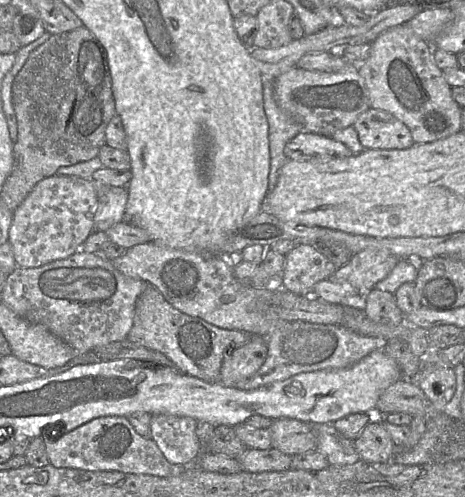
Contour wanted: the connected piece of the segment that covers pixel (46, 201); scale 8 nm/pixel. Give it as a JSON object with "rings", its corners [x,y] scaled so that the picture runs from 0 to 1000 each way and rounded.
{"rings":[[[114,352],[84,364],[28,427],[17,487],[37,537],[80,539],[161,511],[200,467],[209,390],[191,360]]]}

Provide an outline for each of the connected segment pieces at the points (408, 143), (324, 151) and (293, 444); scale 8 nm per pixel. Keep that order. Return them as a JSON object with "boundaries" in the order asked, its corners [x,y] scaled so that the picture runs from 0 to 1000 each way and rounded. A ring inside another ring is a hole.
{"boundaries":[[[[794,217],[768,235],[759,254],[785,300],[875,300],[892,290],[882,260],[824,221]]],[[[641,268],[611,298],[615,320],[697,326],[761,312],[738,288],[680,268]]],[[[619,841],[589,845],[576,859],[585,901],[622,918],[680,905],[682,883],[669,853]]]]}

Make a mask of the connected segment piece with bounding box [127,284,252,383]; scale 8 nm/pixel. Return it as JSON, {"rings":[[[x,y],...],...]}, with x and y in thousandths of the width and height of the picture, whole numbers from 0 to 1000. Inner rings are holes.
{"rings":[[[316,571],[295,604],[286,654],[273,682],[353,712],[387,748],[458,771],[469,769],[486,714],[527,694],[540,676],[527,666],[477,662],[430,640],[400,634],[366,614],[333,575]]]}

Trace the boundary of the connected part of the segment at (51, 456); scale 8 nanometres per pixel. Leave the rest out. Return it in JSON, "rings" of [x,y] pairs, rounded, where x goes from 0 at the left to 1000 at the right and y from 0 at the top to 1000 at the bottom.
{"rings":[[[265,837],[204,841],[155,867],[131,873],[118,865],[88,879],[97,891],[105,934],[120,942],[157,942],[187,948],[258,948],[338,960],[374,960],[400,938],[368,934],[325,881],[299,875]]]}

